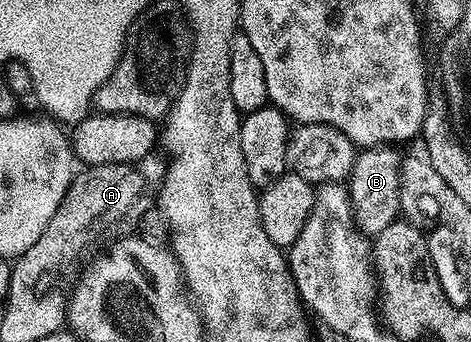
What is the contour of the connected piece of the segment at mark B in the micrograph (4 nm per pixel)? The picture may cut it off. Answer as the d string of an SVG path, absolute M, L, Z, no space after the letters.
M389 145L358 150L357 159L349 171L347 188L354 225L366 237L383 233L383 229L398 222L401 215L400 167L403 159L393 151L396 150Z

